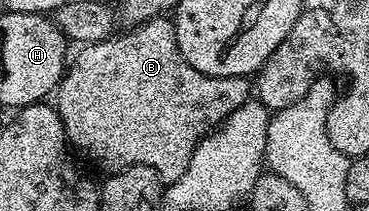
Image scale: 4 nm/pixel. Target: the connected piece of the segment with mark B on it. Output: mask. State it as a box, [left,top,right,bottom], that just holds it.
[57,16,253,184]

